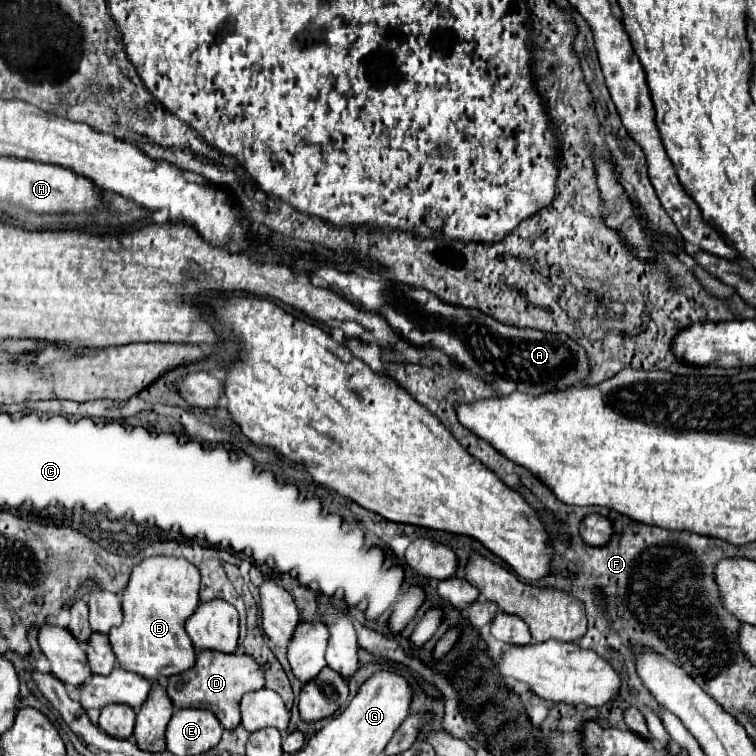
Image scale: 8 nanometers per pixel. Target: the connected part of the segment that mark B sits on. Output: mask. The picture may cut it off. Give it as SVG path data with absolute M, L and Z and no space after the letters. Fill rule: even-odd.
M152 556L134 566L122 596L124 622L108 634L120 668L148 680L164 680L194 666L196 650L184 632L184 622L198 606L198 588L200 572L184 558Z

